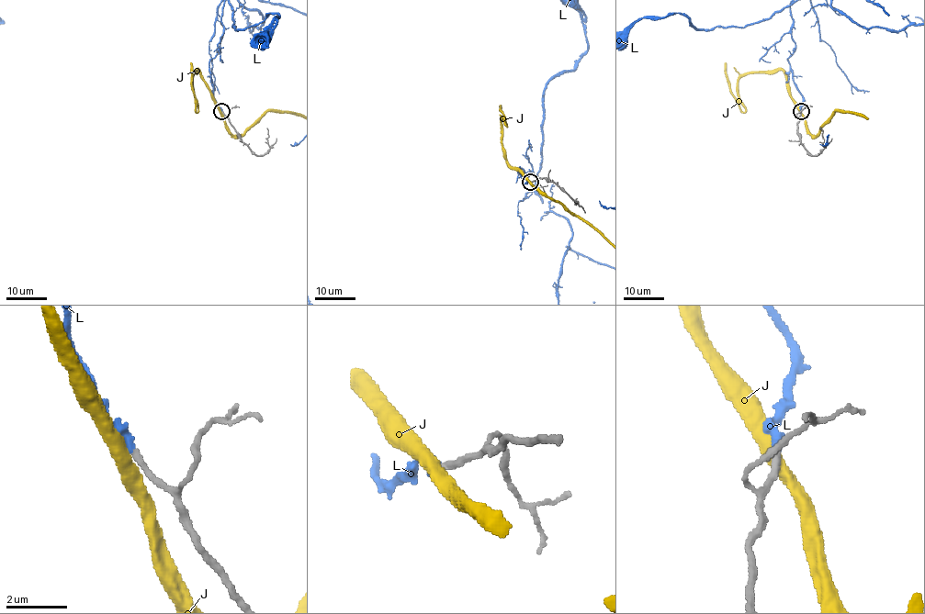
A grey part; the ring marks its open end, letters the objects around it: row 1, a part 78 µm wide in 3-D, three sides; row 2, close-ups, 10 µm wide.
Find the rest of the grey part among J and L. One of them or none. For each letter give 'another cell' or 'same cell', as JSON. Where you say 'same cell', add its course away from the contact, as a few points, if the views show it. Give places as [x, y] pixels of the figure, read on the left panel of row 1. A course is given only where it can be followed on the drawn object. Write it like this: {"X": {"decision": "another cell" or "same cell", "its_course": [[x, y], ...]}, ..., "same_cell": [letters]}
{"J": {"decision": "another cell"}, "L": {"decision": "same cell"}, "same_cell": ["L"]}

